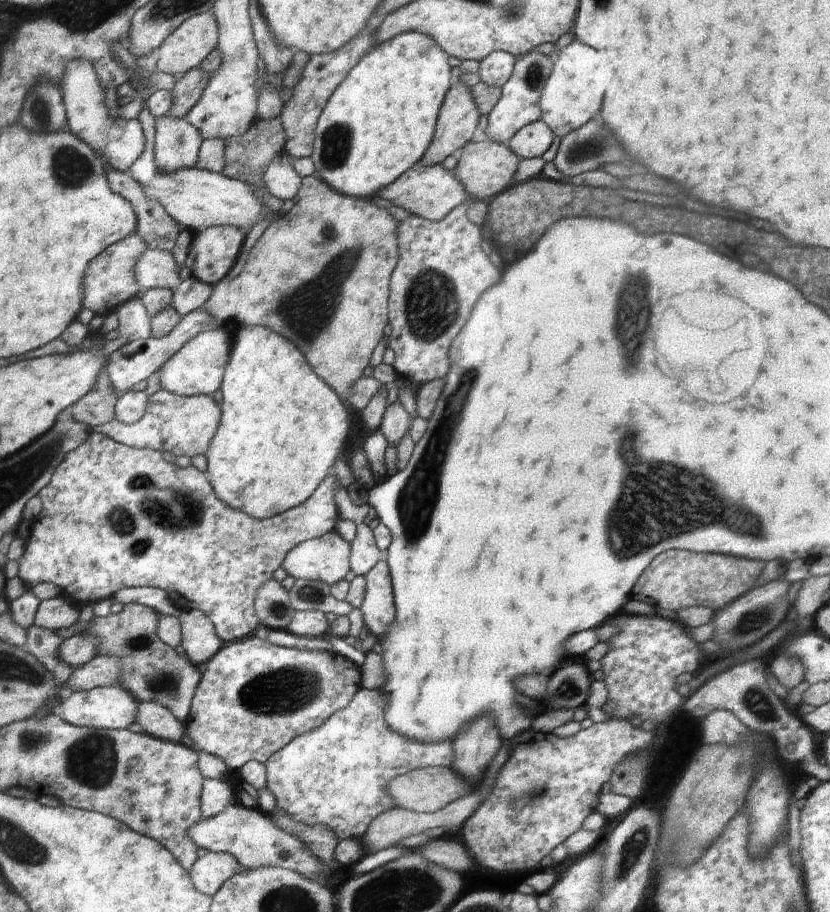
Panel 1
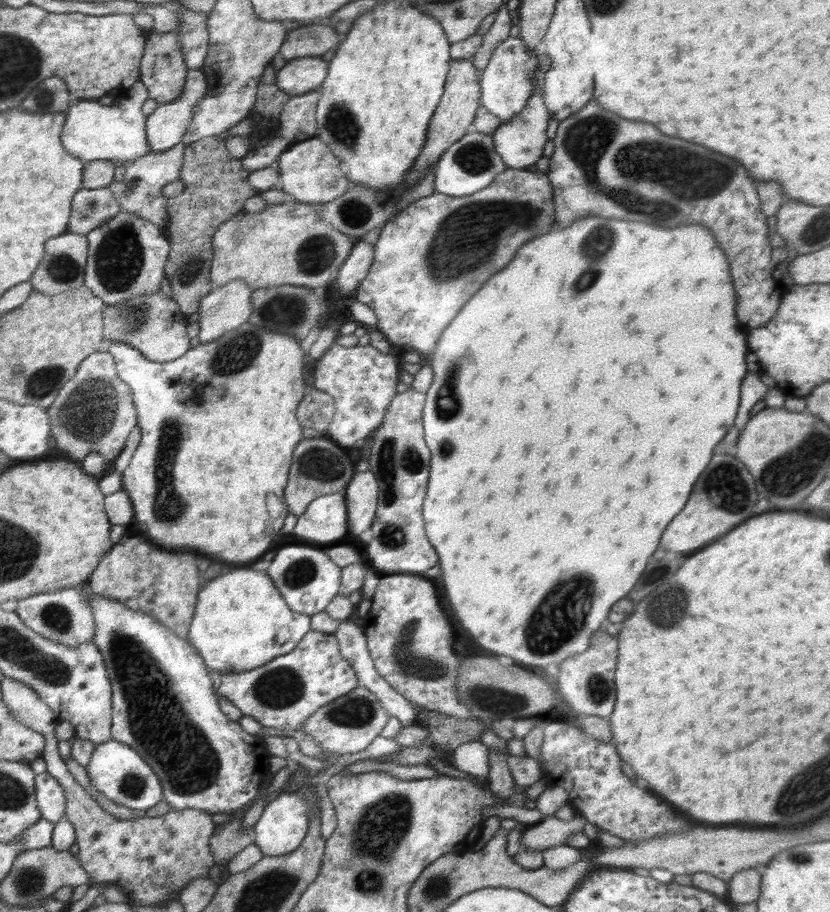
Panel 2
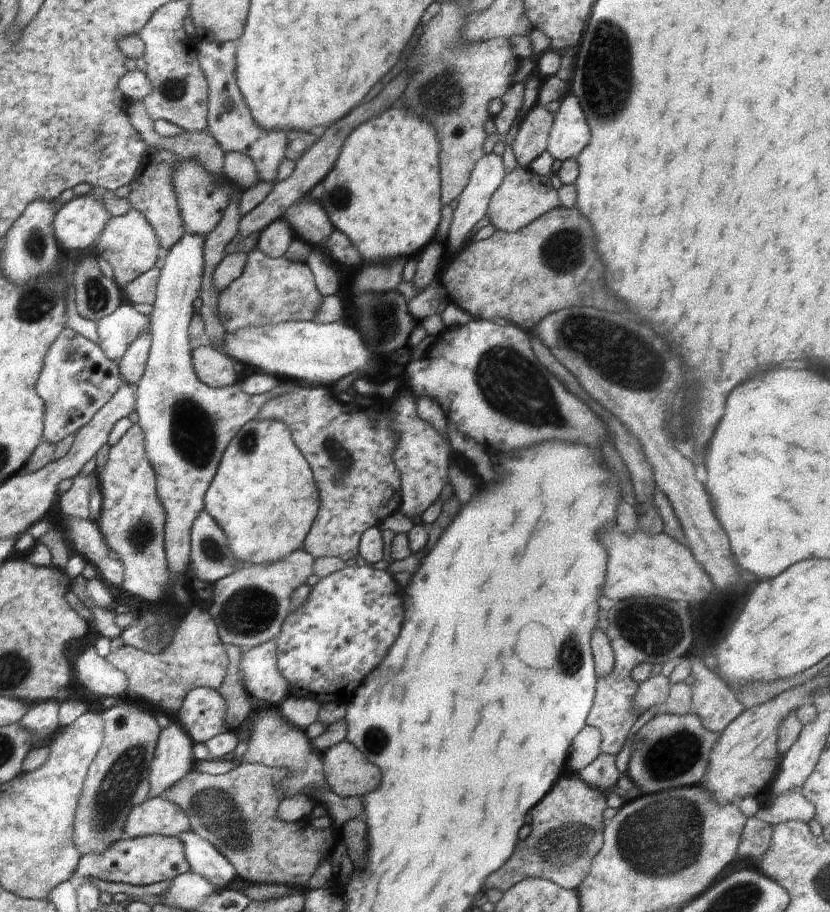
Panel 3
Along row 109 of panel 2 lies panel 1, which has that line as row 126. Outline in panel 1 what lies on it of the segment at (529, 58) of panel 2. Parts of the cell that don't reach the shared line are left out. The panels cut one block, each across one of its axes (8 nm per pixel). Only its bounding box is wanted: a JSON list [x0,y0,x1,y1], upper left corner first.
[486,52,554,145]

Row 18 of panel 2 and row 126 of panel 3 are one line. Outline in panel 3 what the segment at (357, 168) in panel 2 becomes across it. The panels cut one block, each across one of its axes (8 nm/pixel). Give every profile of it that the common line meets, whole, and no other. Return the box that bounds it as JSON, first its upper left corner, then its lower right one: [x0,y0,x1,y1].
[319,106,443,264]

